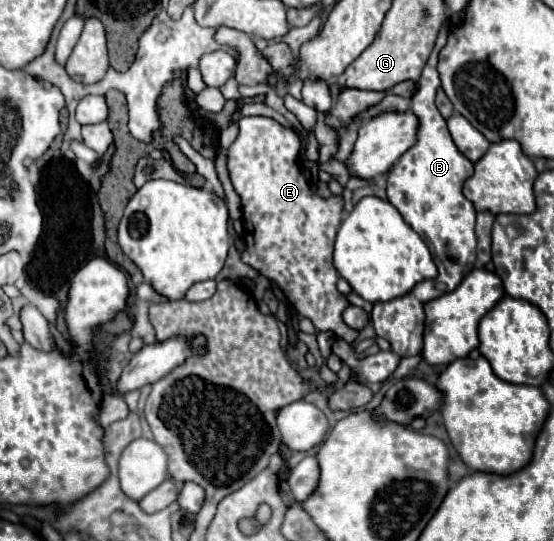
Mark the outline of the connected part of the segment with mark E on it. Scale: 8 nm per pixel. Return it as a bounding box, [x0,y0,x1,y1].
[227,116,359,342]

